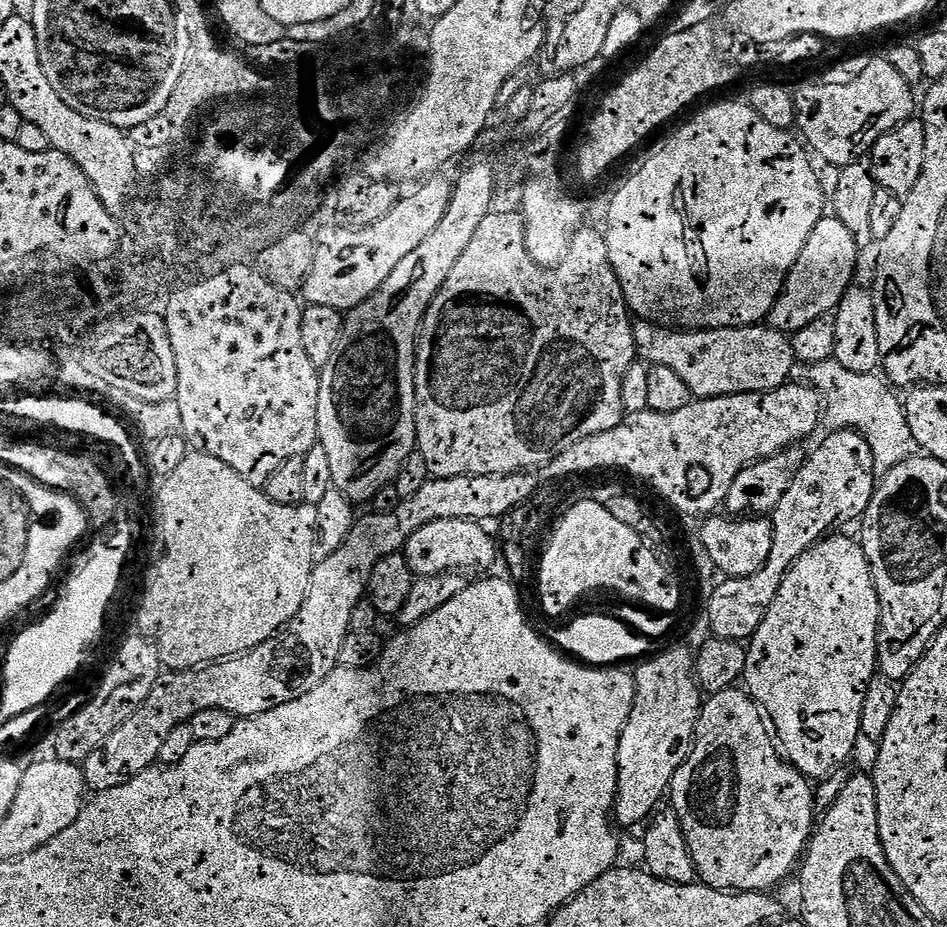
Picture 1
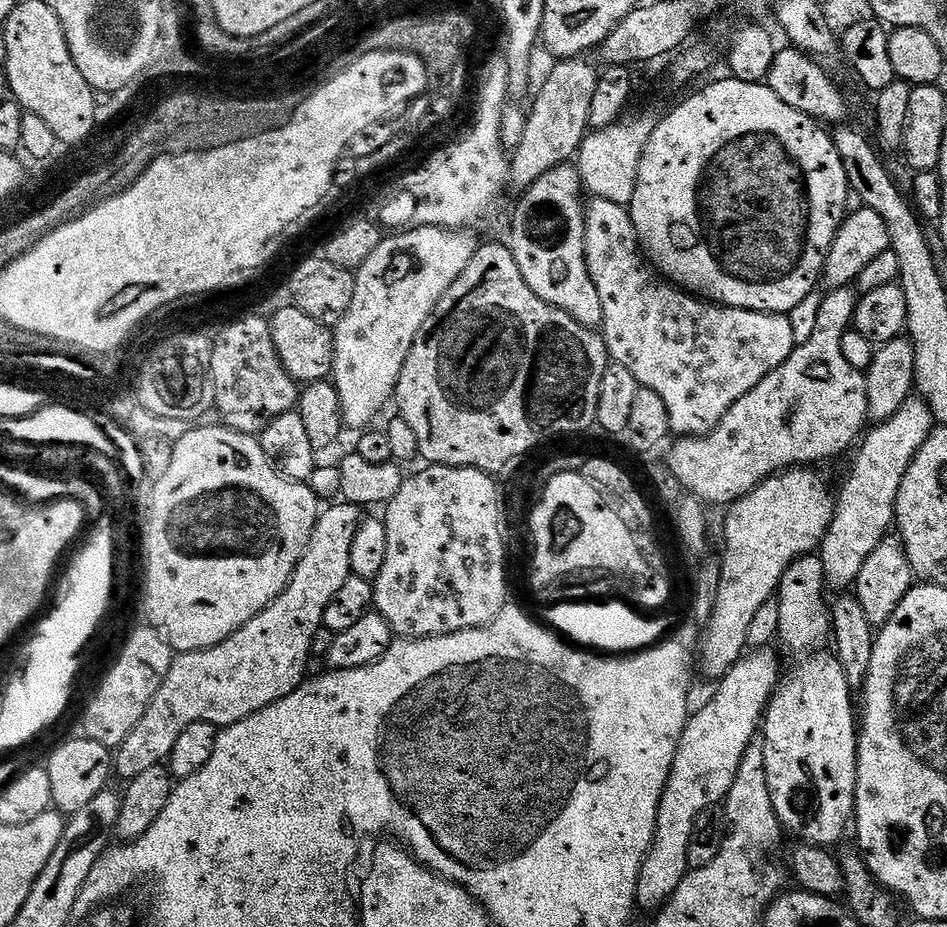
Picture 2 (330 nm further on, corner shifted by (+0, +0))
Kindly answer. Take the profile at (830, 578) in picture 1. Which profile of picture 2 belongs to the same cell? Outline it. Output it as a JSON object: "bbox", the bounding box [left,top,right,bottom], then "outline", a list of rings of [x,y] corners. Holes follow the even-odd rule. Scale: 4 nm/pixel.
{"bbox":[762,655,858,850],"outline":[[[835,655],[812,656],[772,693],[762,721],[772,809],[785,833],[816,850],[827,850],[843,838],[856,807],[858,720],[852,717],[848,688],[850,682]]]}

